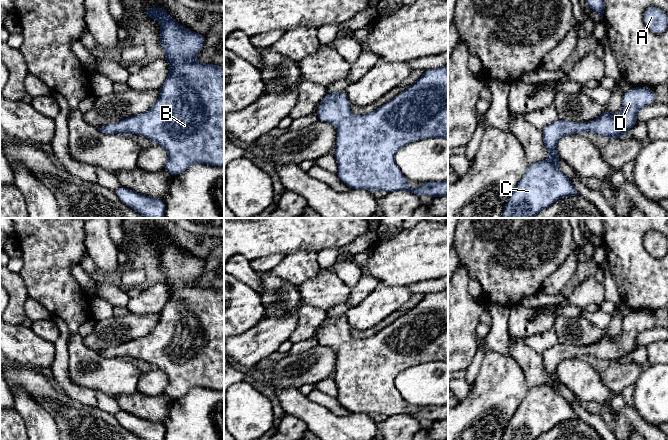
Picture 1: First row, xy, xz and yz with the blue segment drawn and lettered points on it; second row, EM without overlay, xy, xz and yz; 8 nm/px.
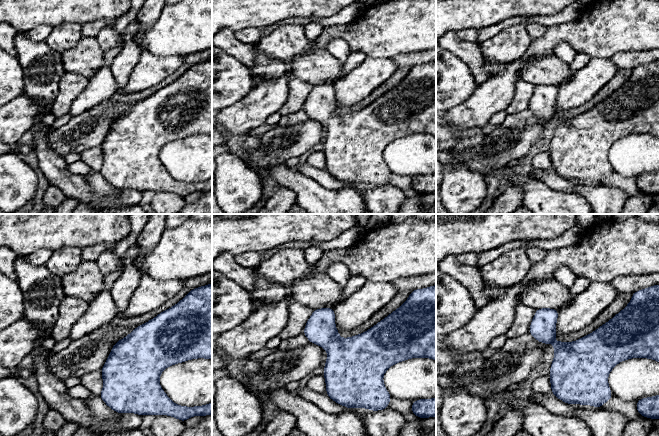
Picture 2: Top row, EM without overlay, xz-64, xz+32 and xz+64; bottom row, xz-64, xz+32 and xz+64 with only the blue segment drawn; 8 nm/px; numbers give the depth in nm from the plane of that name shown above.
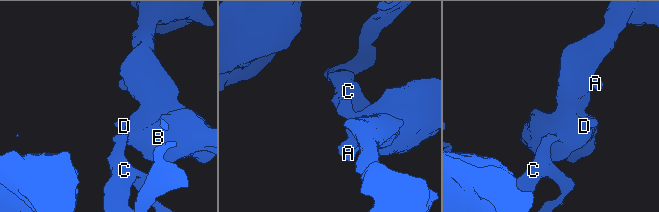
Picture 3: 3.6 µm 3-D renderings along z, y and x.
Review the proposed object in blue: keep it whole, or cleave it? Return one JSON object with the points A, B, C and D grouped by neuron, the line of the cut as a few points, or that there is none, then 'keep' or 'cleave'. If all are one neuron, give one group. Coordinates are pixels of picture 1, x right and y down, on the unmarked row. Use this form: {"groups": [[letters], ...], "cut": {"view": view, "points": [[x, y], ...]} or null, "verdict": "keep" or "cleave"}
{"groups": [["A", "B", "C", "D"]], "cut": null, "verdict": "keep"}

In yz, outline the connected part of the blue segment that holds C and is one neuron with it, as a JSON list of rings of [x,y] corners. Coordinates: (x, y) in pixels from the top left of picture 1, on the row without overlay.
[[[633,311],[623,318],[622,333],[616,339],[605,333],[598,342],[588,346],[557,343],[545,350],[542,353],[543,365],[549,380],[528,390],[509,420],[501,440],[535,440],[565,420],[579,419],[571,403],[558,392],[561,382],[557,365],[562,360],[582,358],[584,355],[594,356],[599,361],[608,360],[610,364],[619,363],[626,360],[638,346],[639,334],[654,326],[654,313]]]

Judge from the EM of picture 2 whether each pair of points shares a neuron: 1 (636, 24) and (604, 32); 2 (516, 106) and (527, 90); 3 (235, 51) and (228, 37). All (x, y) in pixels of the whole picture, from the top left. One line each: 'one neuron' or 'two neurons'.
1: one neuron
2: one neuron
3: one neuron

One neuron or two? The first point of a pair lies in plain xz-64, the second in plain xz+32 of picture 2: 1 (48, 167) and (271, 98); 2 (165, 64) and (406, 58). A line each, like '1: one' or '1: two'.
1: two
2: two

